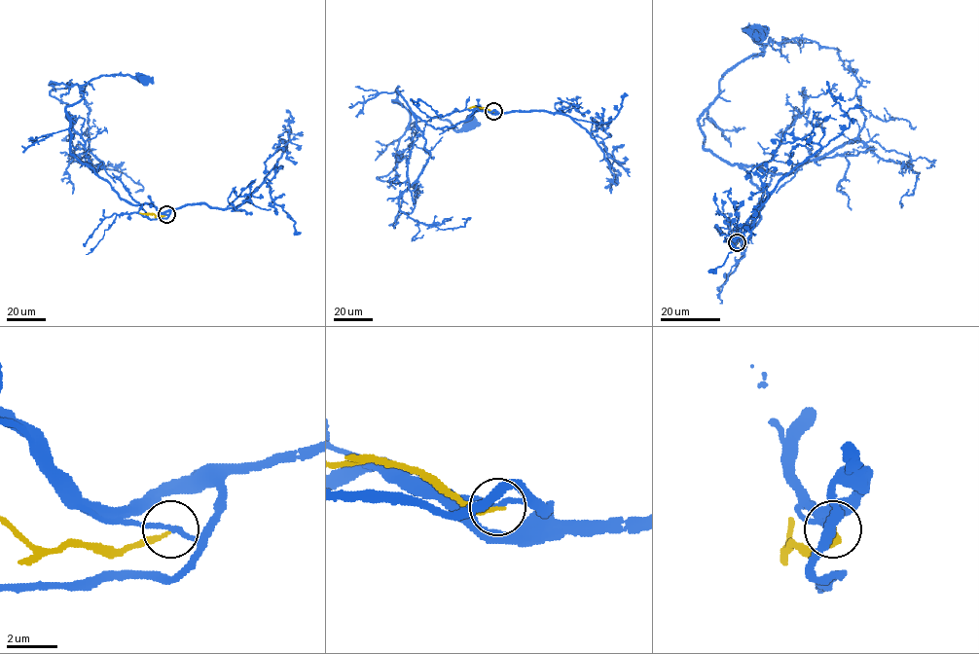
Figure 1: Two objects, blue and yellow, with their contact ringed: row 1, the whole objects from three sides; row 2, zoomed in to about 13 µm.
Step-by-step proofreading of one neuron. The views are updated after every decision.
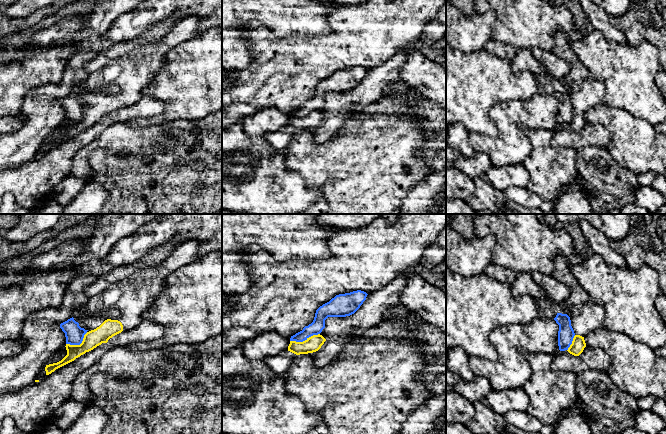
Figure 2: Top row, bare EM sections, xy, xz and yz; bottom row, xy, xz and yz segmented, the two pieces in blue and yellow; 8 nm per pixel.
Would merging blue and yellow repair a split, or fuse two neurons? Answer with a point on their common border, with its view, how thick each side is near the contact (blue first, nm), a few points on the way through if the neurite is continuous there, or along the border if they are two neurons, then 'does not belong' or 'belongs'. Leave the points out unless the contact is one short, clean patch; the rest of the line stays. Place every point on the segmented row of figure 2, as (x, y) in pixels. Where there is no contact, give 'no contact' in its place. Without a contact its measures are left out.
meets blue in xz at (304, 340); 110 nm thick on the blue side, 120 nm on the other; border along xz (319, 333), (313, 334), (302, 341), (290, 341); does not belong

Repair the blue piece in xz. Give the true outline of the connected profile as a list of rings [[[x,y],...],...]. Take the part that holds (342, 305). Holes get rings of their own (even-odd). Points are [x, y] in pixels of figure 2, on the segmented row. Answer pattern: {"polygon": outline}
{"polygon": [[[361,290],[336,295],[320,306],[316,310],[313,322],[291,336],[290,341],[303,342],[313,335],[320,334],[325,328],[325,320],[328,317],[346,317],[354,314],[366,300],[367,295]]]}

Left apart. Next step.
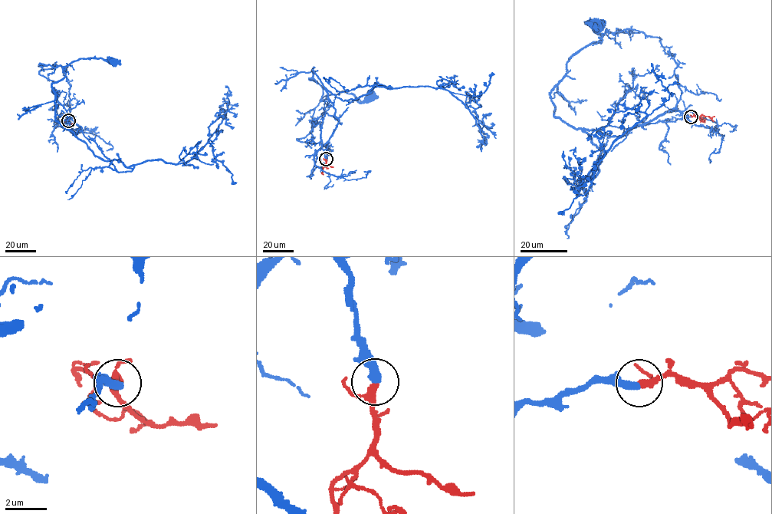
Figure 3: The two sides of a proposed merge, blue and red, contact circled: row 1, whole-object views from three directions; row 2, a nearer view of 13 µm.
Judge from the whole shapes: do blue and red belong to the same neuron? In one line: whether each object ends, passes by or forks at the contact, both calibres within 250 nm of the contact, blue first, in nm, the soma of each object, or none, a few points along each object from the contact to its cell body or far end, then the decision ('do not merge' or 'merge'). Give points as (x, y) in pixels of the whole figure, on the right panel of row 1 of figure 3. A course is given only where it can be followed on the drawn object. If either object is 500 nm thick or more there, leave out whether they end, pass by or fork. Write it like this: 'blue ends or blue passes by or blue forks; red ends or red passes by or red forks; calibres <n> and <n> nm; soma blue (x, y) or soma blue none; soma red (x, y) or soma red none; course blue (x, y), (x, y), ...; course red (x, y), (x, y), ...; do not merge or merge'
blue ends; red passes by; calibres 440 and 240 nm; soma blue (596, 27); soma red none; course blue (690, 116), (589, 130), (554, 115), (551, 90), (569, 59), (602, 37), (587, 21), (603, 21), (596, 27); course red (690, 116), (714, 116); merge

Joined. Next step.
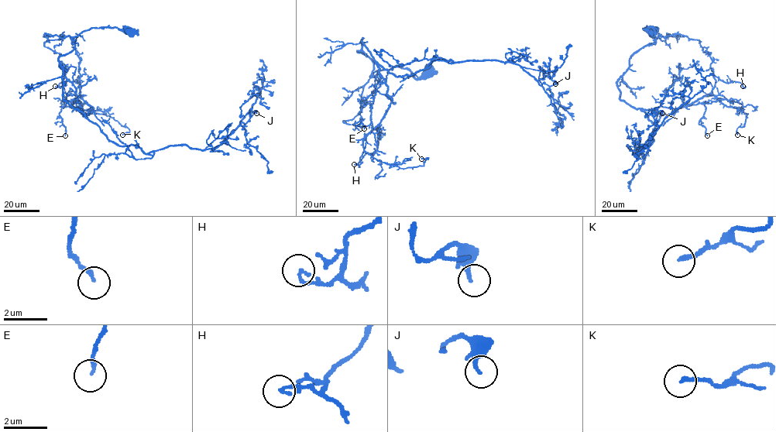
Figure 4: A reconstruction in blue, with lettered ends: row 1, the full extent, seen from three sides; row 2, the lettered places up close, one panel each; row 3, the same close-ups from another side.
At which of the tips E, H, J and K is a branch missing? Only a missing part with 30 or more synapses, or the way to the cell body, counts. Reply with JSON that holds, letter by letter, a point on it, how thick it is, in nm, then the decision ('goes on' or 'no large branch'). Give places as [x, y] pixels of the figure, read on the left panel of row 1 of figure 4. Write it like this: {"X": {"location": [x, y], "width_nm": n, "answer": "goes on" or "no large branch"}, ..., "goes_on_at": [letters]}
{"E": {"location": [65, 135], "width_nm": 170, "answer": "no large branch"}, "H": {"location": [55, 86], "width_nm": 160, "answer": "no large branch"}, "J": {"location": [256, 113], "width_nm": 220, "answer": "no large branch"}, "K": {"location": [122, 135], "width_nm": 180, "answer": "no large branch"}, "goes_on_at": []}

